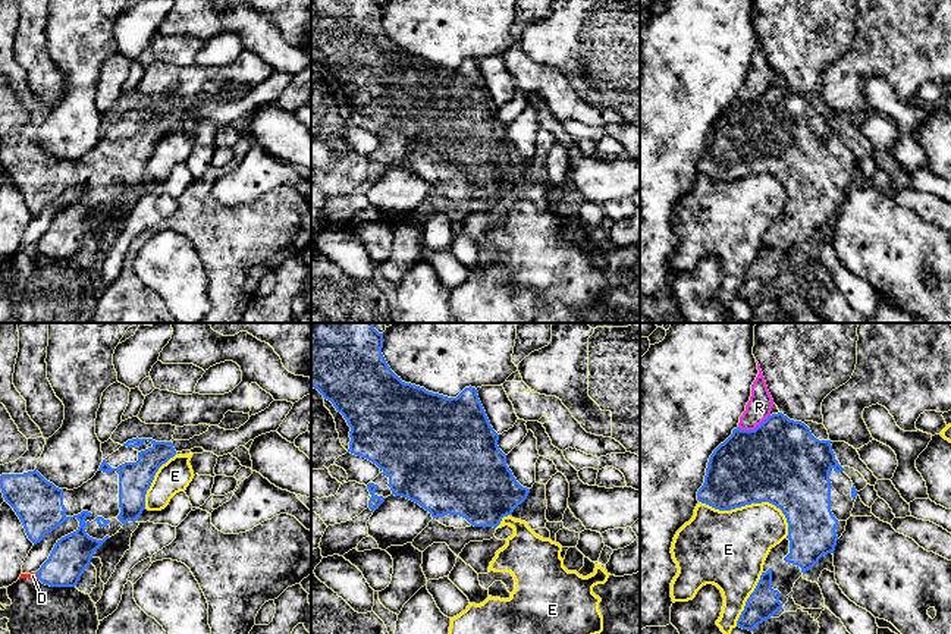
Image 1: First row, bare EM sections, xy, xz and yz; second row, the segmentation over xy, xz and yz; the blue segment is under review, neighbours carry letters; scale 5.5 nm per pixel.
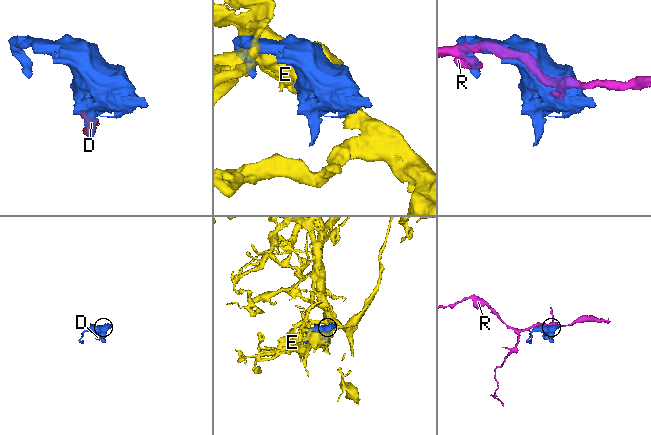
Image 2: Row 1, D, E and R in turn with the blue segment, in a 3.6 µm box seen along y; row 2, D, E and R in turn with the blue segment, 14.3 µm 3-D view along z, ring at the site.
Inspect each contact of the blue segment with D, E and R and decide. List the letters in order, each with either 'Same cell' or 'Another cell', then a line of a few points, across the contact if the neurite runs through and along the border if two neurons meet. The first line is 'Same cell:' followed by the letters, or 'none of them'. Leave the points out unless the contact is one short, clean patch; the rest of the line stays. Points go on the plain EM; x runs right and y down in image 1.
Same cell: none of them
D: Another cell. Line: xy (35, 244), (38, 250)
E: Another cell
R: Another cell

